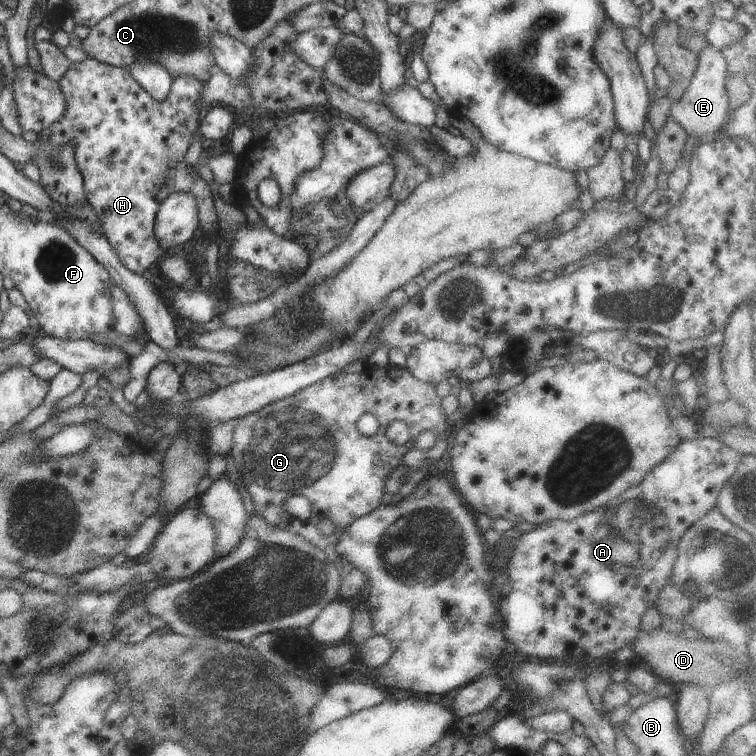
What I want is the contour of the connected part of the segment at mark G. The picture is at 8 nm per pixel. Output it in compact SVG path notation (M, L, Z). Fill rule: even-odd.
M366 365L361 372L330 375L271 402L243 416L235 426L232 460L236 462L238 484L250 509L272 526L299 534L320 547L339 570L339 598L355 604L367 582L367 576L356 565L346 562L335 551L341 534L352 521L381 505L385 479L402 463L401 458L414 447L422 432L432 430L438 439L451 437L453 428L441 402L435 384L414 378L406 367ZM369 412L376 416L379 426L376 434L366 437L356 429L356 421ZM396 419L412 426L410 438L402 446L390 441L385 433L388 424ZM293 494L306 496L311 502L308 520L294 519L286 512L284 501ZM324 518L336 524L334 534L324 536L316 528Z

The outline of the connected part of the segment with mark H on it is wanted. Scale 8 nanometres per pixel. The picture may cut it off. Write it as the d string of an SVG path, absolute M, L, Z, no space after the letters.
M87 57L84 61L70 63L68 70L66 70L66 73L58 80L58 83L62 94L65 96L67 109L60 120L49 124L46 129L38 133L38 139L35 143L40 144L44 143L45 140L50 141L51 139L55 139L70 145L74 149L77 167L80 169L81 175L83 176L83 189L87 198L86 202L95 209L96 214L100 218L101 232L112 245L113 251L119 256L121 263L124 264L128 270L142 275L143 272L146 272L146 270L160 258L160 256L164 256L164 251L160 248L154 232L154 219L163 200L168 198L168 195L171 195L172 193L188 193L195 198L200 231L206 230L206 232L216 232L216 230L218 230L218 216L216 215L216 208L214 207L210 184L208 184L198 173L193 172L194 166L191 167L184 161L184 155L191 143L191 136L199 128L201 109L199 105L201 104L201 92L205 87L204 81L201 81L192 75L177 76L172 81L170 92L164 97L164 100L156 100L153 96L148 94L148 91L125 68L115 67L93 59L92 57Z

